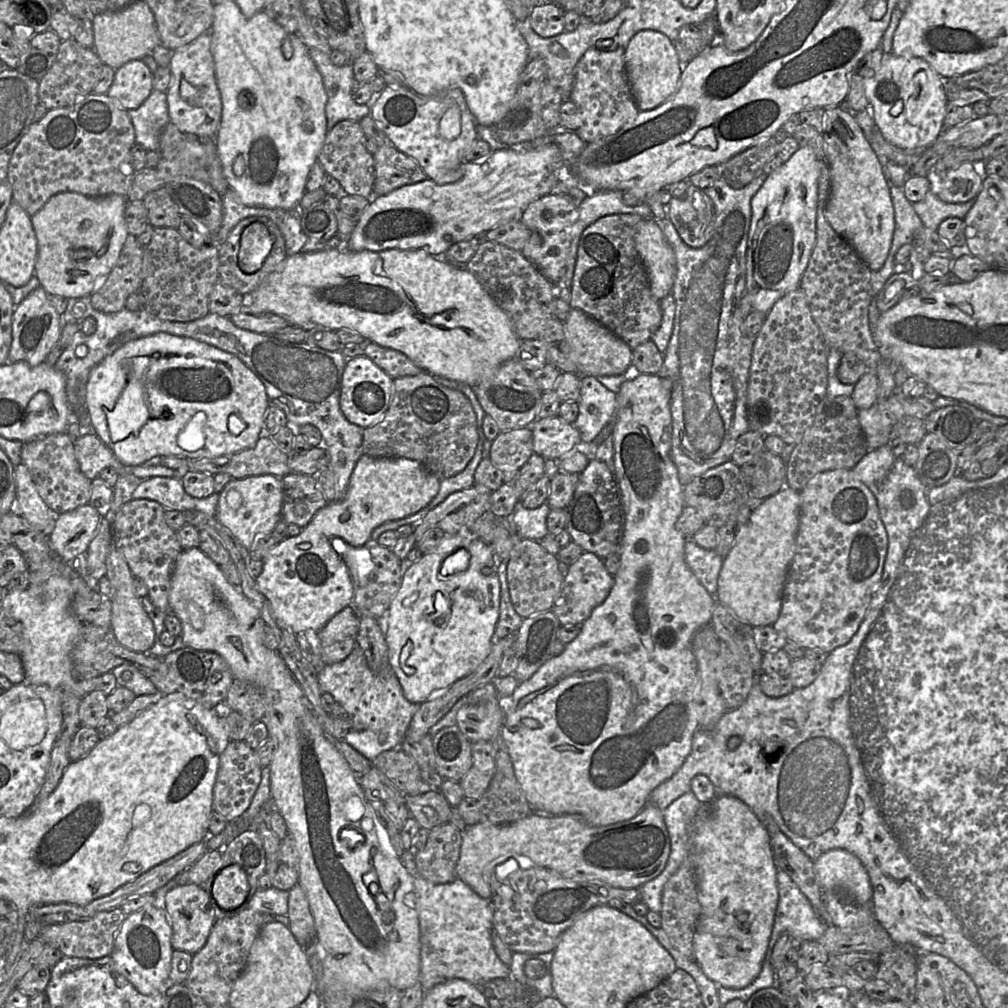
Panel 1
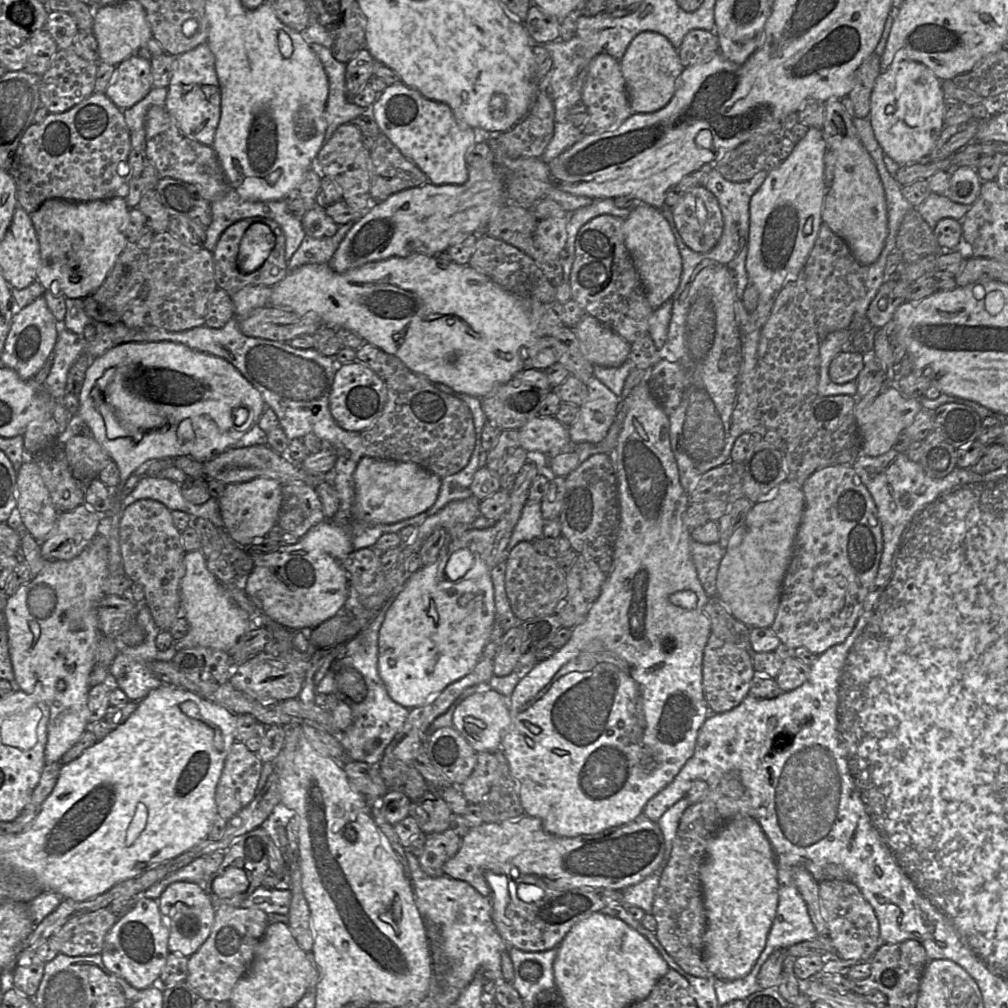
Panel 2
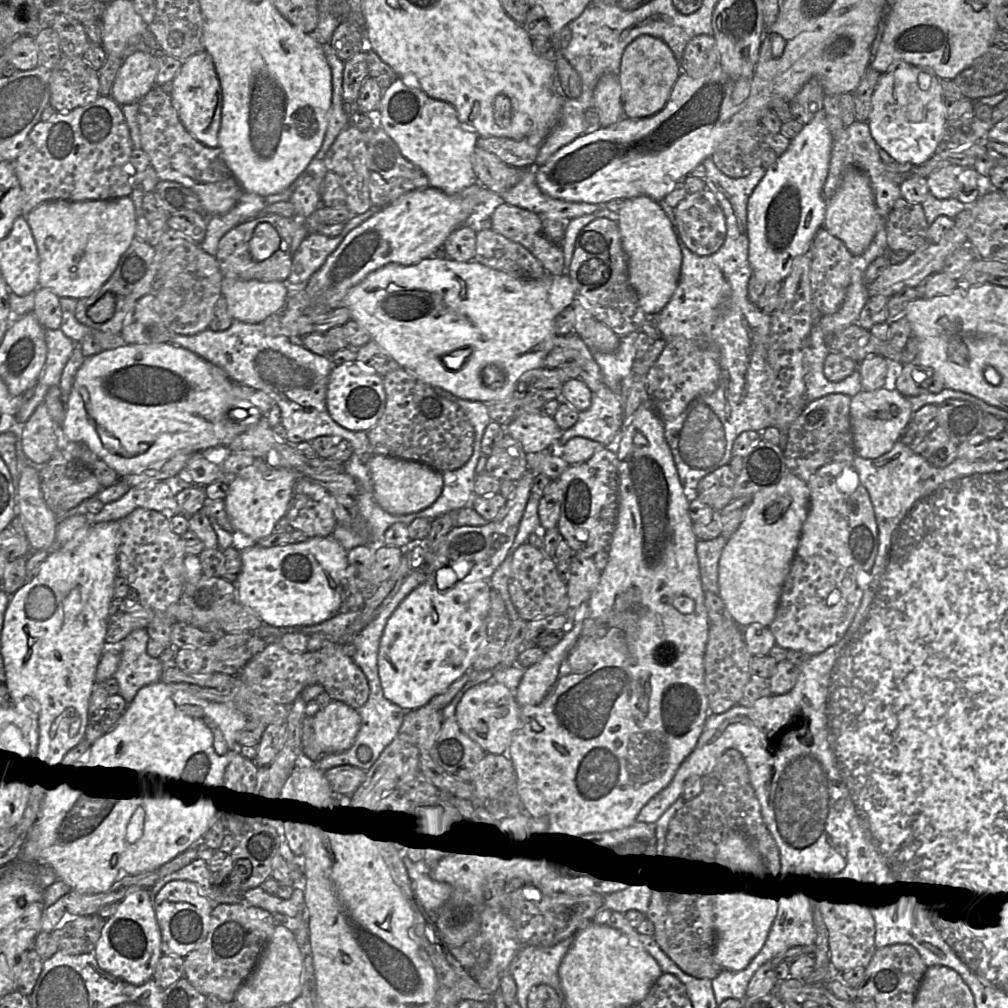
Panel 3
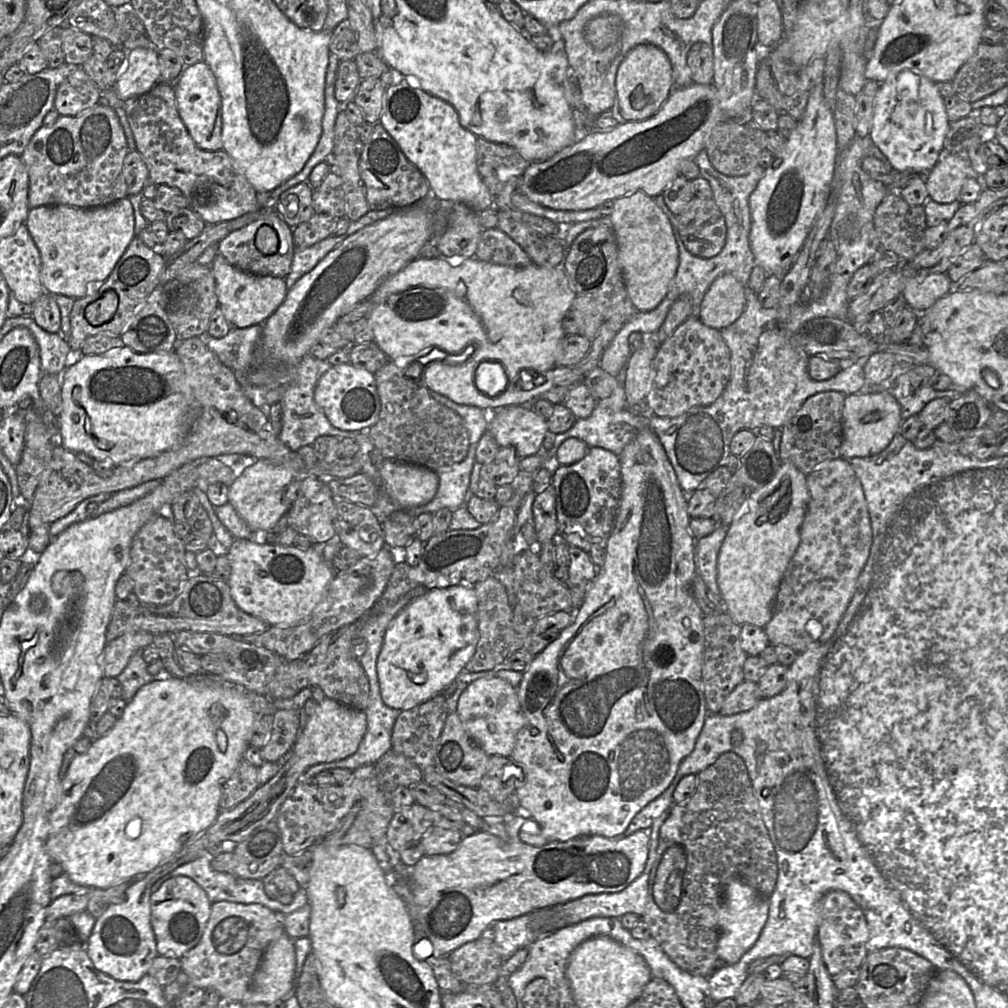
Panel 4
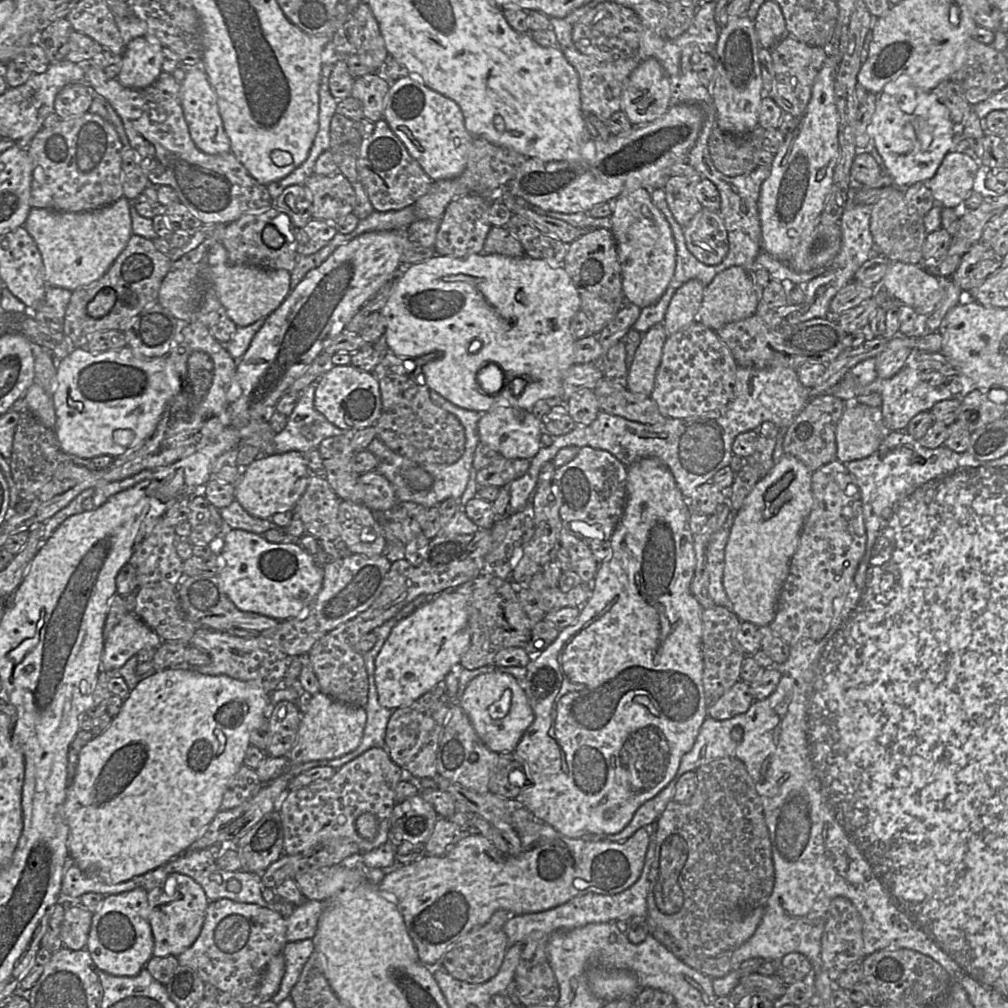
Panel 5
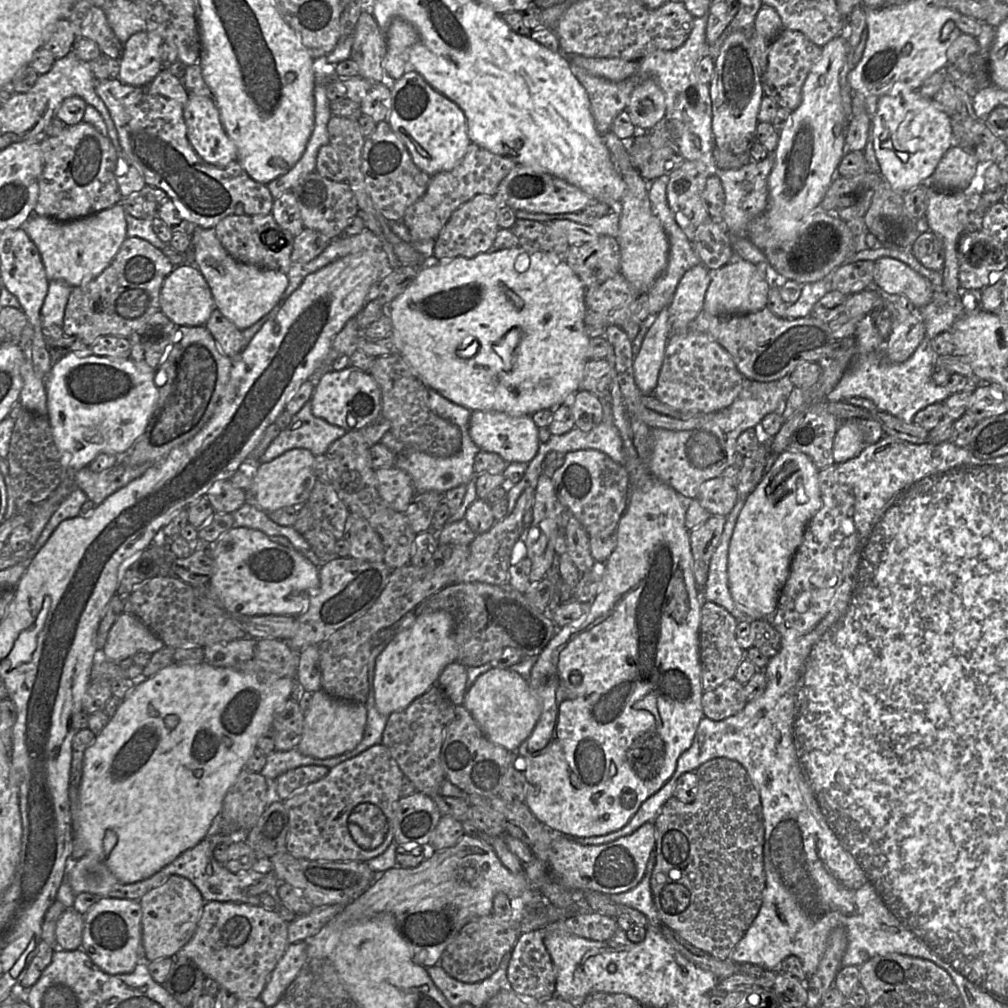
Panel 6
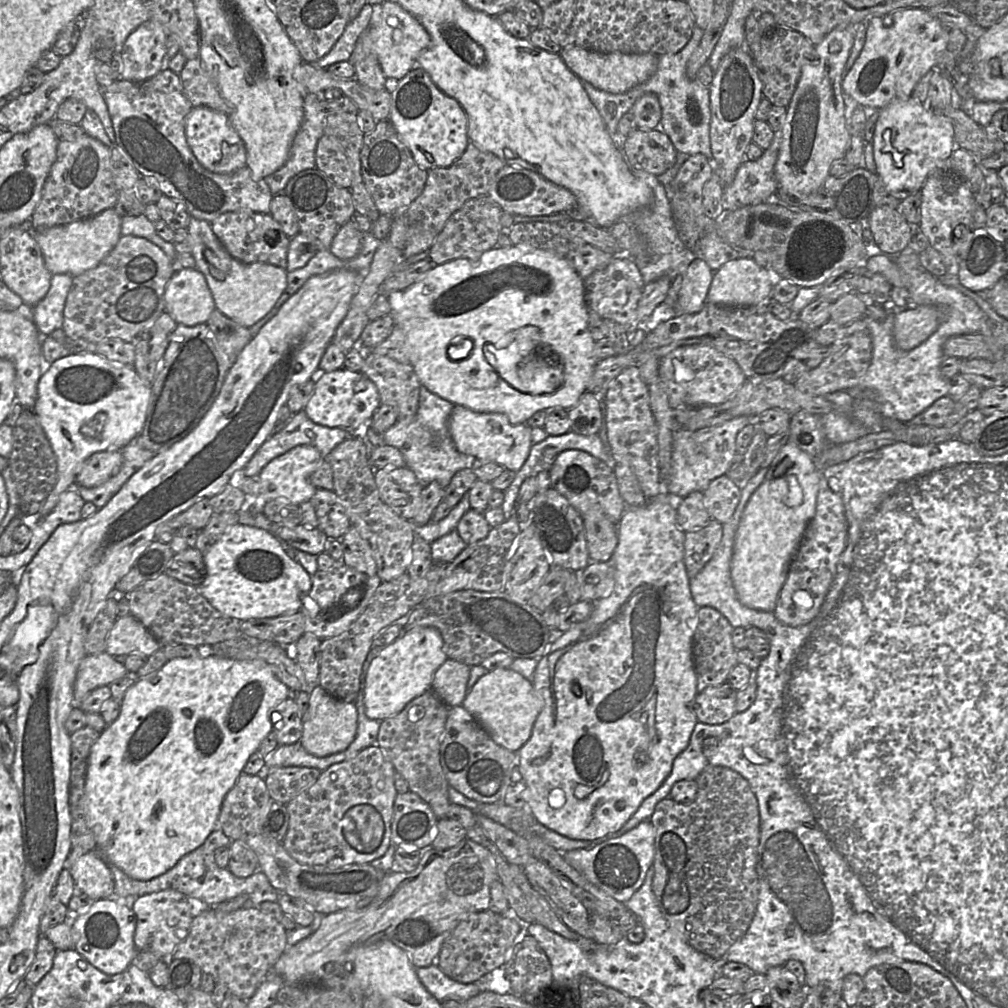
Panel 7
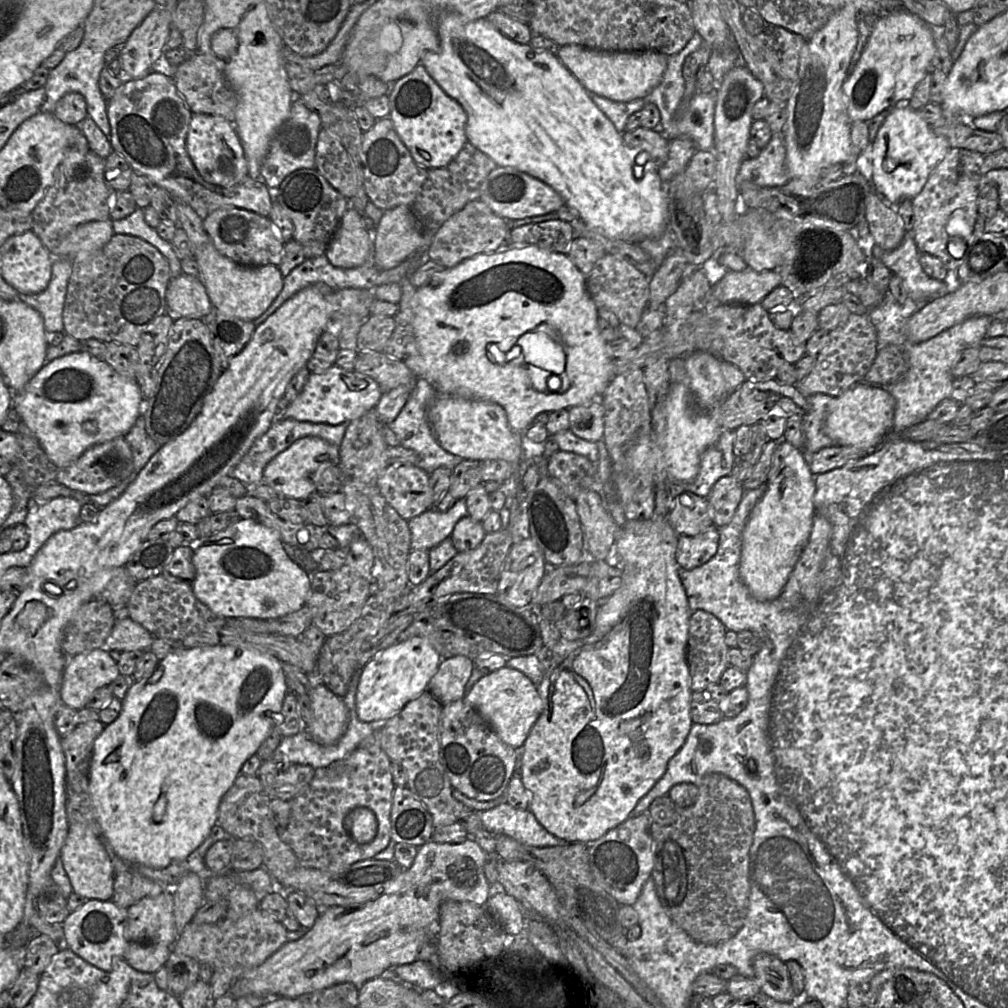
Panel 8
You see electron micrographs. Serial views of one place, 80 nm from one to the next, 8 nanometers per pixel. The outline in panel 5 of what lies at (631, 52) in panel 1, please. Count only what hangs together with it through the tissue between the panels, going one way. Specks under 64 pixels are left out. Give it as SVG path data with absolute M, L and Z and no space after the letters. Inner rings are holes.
M654 58L641 62L625 82L621 110L633 126L650 123L671 106L669 76Z

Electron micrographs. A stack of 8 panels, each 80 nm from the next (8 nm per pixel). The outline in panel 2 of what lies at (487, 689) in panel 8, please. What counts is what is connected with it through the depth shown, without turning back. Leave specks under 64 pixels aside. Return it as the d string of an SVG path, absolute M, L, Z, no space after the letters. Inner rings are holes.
M494 689L468 696L456 708L453 715L453 726L477 753L495 753L501 750L503 736L510 723L511 715L507 698Z

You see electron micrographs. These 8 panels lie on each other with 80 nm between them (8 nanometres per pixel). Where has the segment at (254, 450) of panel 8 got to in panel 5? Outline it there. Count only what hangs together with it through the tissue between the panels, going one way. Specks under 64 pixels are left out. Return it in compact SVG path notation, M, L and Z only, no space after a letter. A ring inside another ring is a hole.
M316 382L299 393L299 400L288 416L285 428L275 435L270 455L290 451L306 453L318 450L320 443L329 437L345 435L346 431L330 423L314 407Z

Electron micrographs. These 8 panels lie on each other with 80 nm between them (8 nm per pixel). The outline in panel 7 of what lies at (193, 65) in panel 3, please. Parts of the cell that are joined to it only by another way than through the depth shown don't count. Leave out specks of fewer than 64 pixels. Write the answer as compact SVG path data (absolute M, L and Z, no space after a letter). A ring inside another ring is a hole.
M205 106L192 107L186 118L186 137L197 161L211 172L230 174L246 166L244 143L225 113Z

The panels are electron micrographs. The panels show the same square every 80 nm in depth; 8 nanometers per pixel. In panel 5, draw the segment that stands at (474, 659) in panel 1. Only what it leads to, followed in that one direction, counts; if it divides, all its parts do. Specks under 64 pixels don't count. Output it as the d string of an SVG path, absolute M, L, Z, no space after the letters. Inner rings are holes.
M445 590L420 606L391 630L375 661L375 684L381 706L396 710L413 704L434 687L442 685L446 675L459 662L470 645L470 630L466 597L456 590Z

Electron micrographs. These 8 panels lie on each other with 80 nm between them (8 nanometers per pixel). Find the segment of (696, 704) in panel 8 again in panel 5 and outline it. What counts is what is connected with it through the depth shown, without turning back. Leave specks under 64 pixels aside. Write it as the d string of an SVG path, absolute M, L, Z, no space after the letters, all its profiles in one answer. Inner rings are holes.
M738 681L716 702L707 706L707 717L726 720L745 713L754 702L749 684Z

